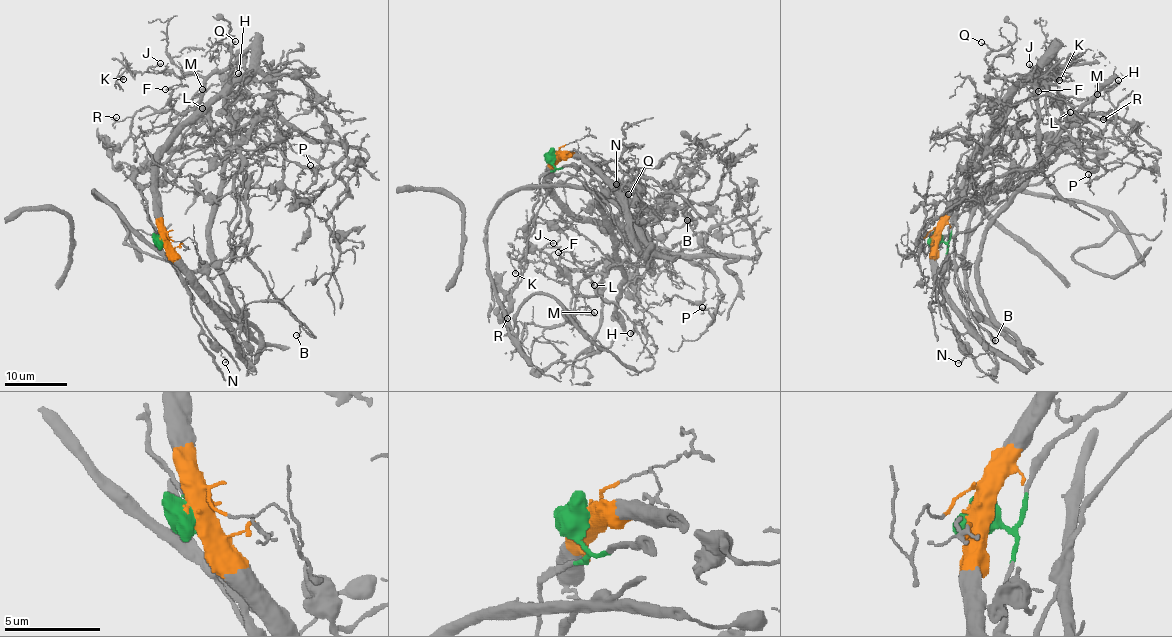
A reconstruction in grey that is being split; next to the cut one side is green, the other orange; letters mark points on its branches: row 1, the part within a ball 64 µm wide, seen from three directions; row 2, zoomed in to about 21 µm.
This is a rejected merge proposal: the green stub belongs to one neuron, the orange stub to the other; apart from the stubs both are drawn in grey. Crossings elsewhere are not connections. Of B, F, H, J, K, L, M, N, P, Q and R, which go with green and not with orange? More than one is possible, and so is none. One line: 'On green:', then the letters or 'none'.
On green: N

